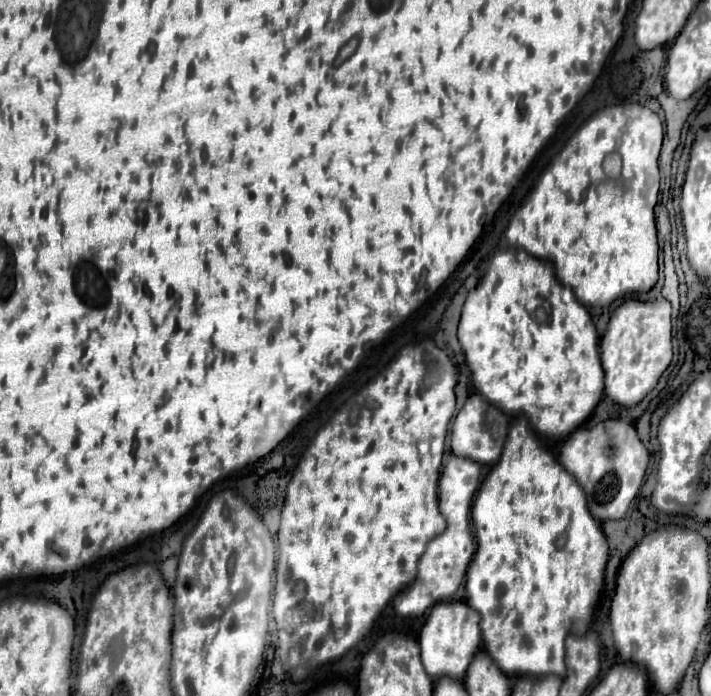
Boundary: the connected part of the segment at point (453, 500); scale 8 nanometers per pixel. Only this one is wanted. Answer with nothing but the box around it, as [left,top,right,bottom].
[393,454,481,618]

